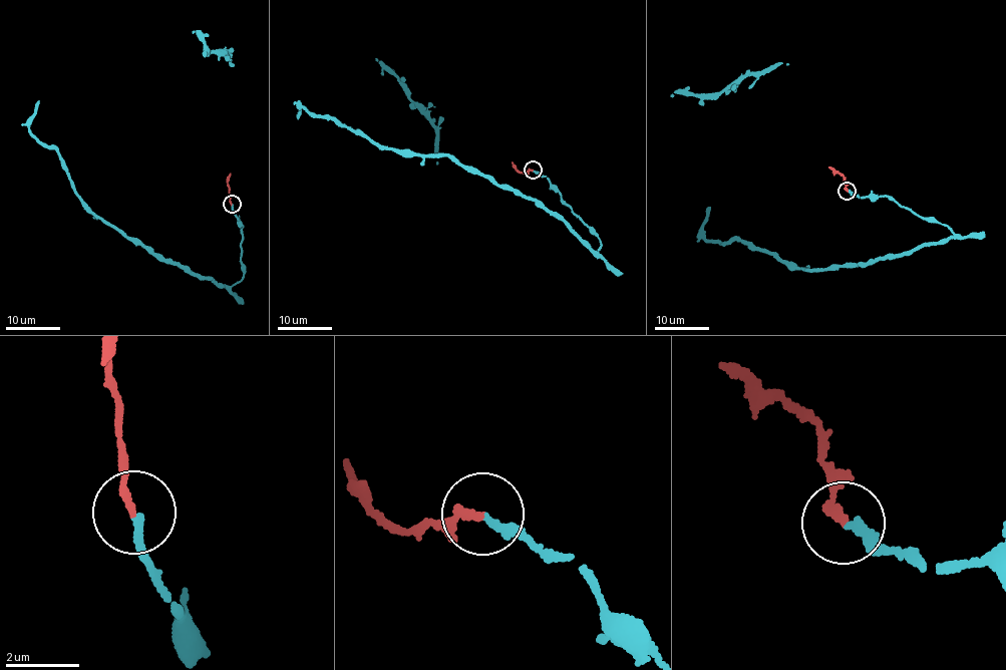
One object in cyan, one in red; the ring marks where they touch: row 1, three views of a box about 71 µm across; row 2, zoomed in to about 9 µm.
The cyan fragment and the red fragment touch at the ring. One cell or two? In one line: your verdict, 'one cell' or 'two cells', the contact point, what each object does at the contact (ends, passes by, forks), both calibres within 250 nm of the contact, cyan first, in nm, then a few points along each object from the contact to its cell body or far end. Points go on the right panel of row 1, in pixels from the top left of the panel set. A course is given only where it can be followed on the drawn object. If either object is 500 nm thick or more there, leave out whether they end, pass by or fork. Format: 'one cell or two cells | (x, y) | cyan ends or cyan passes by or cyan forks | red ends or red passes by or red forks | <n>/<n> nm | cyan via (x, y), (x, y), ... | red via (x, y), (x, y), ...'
two cells | (847, 191) | cyan ends | red ends | 220/180 nm | cyan via (848, 191), (889, 197), (954, 235), (862, 267), (792, 270), (738, 239), (706, 239), (710, 208) | red via (848, 191), (844, 177), (828, 166)

